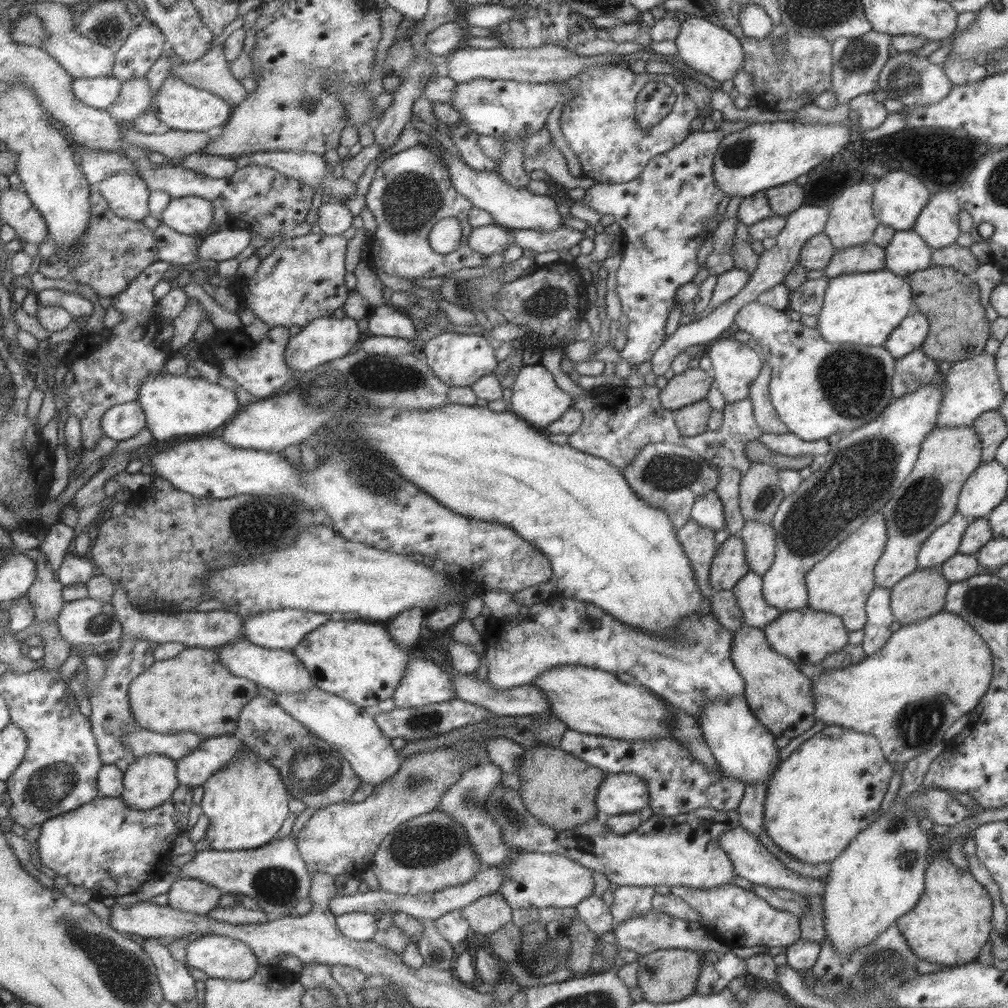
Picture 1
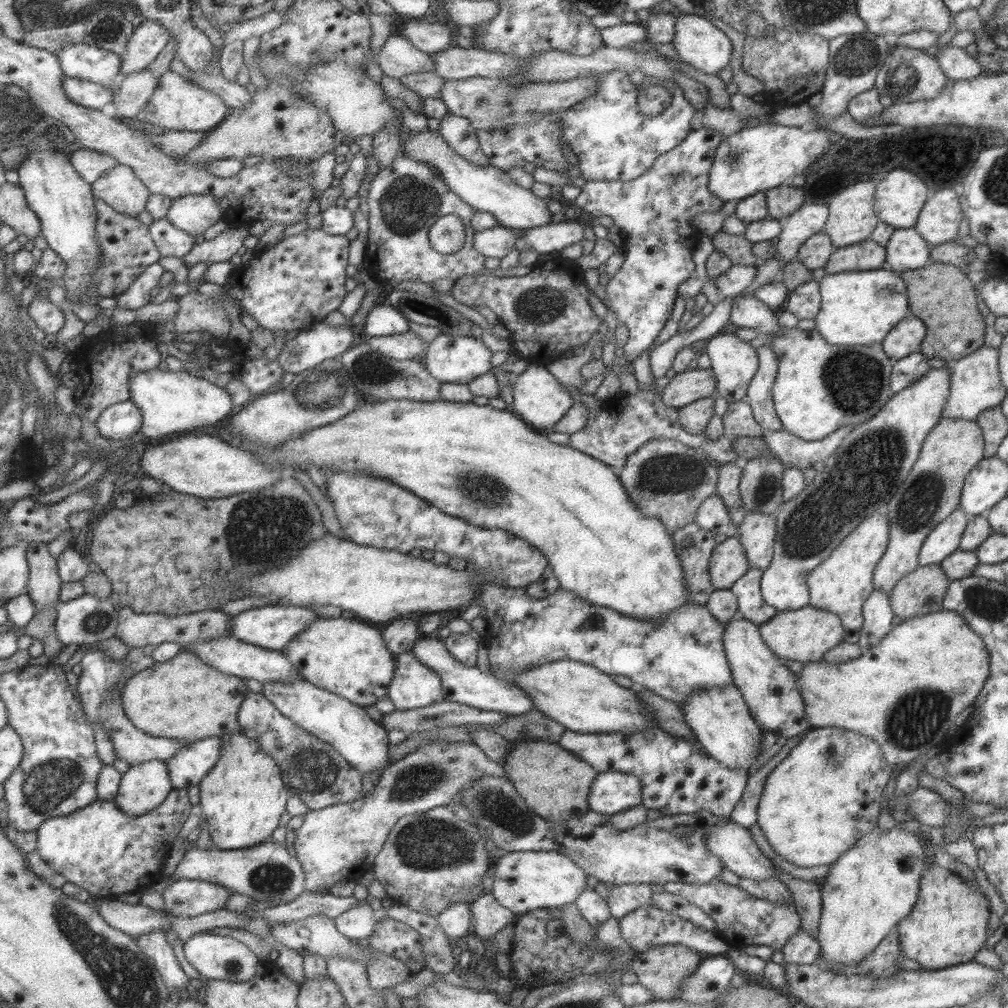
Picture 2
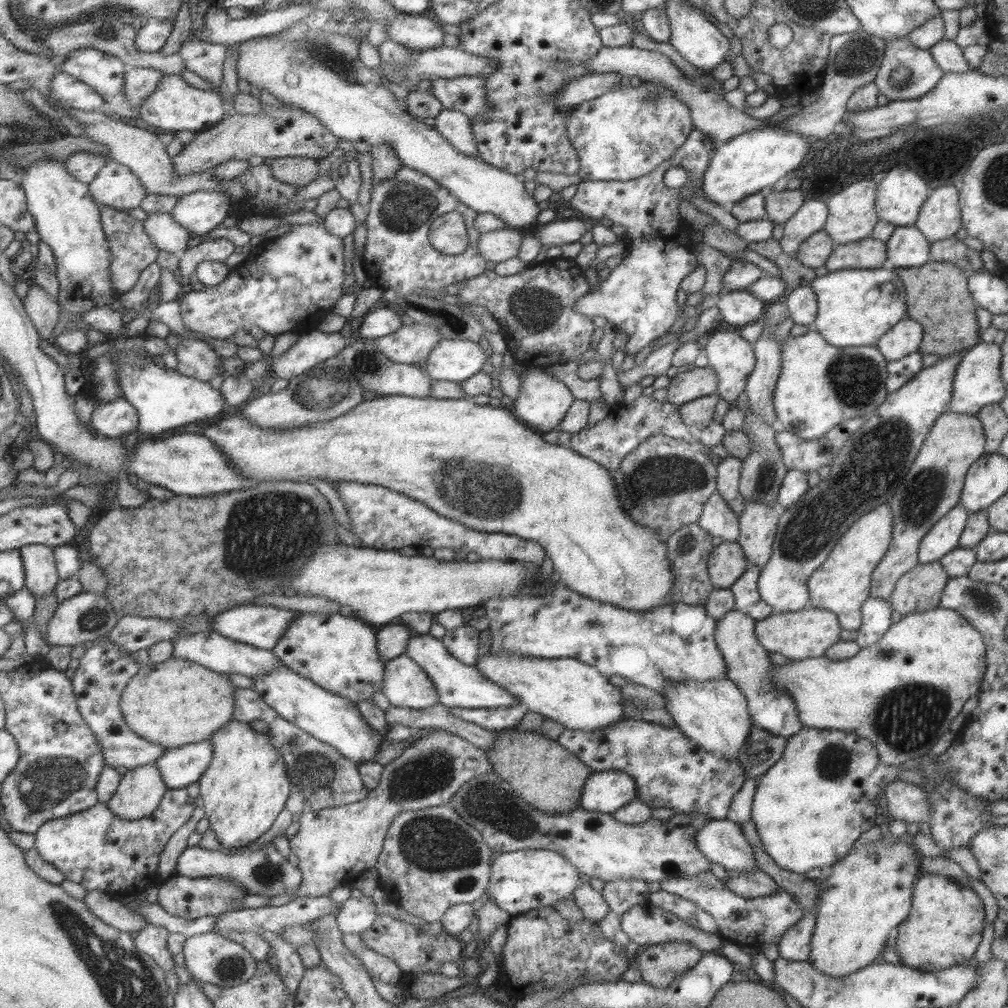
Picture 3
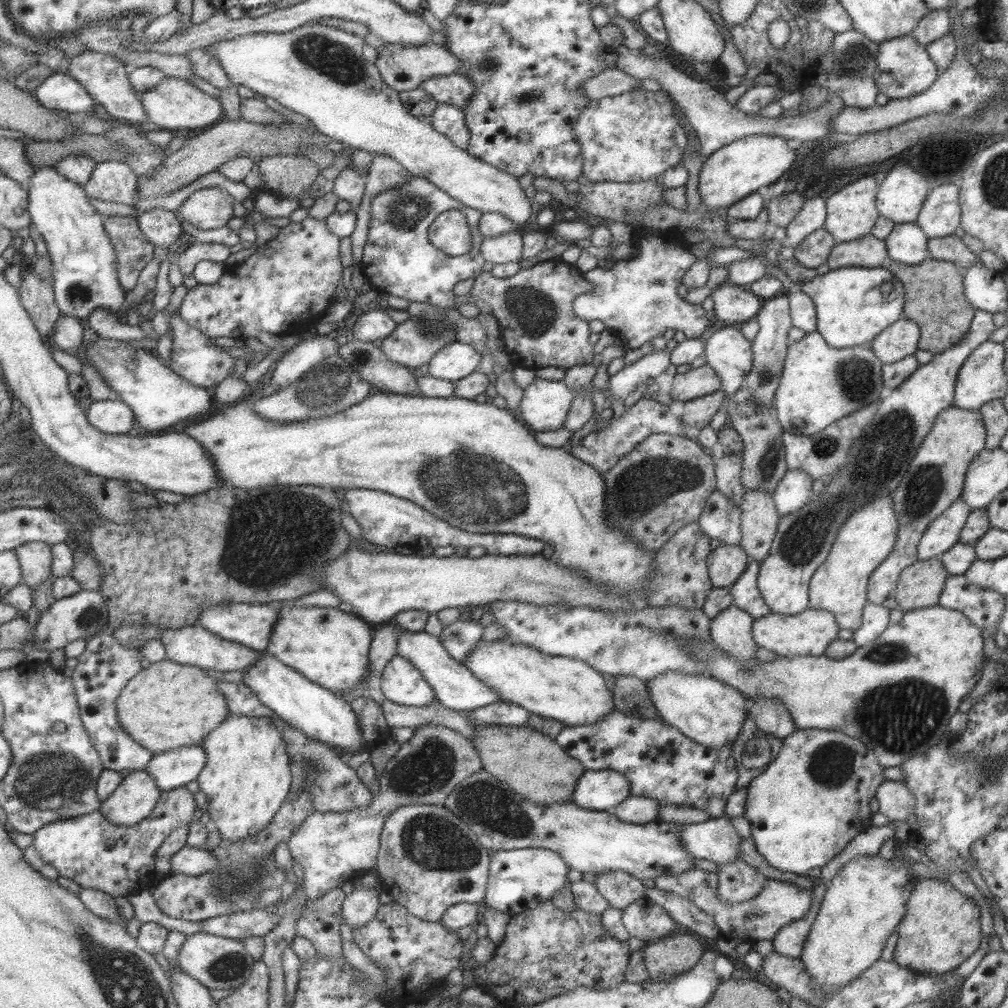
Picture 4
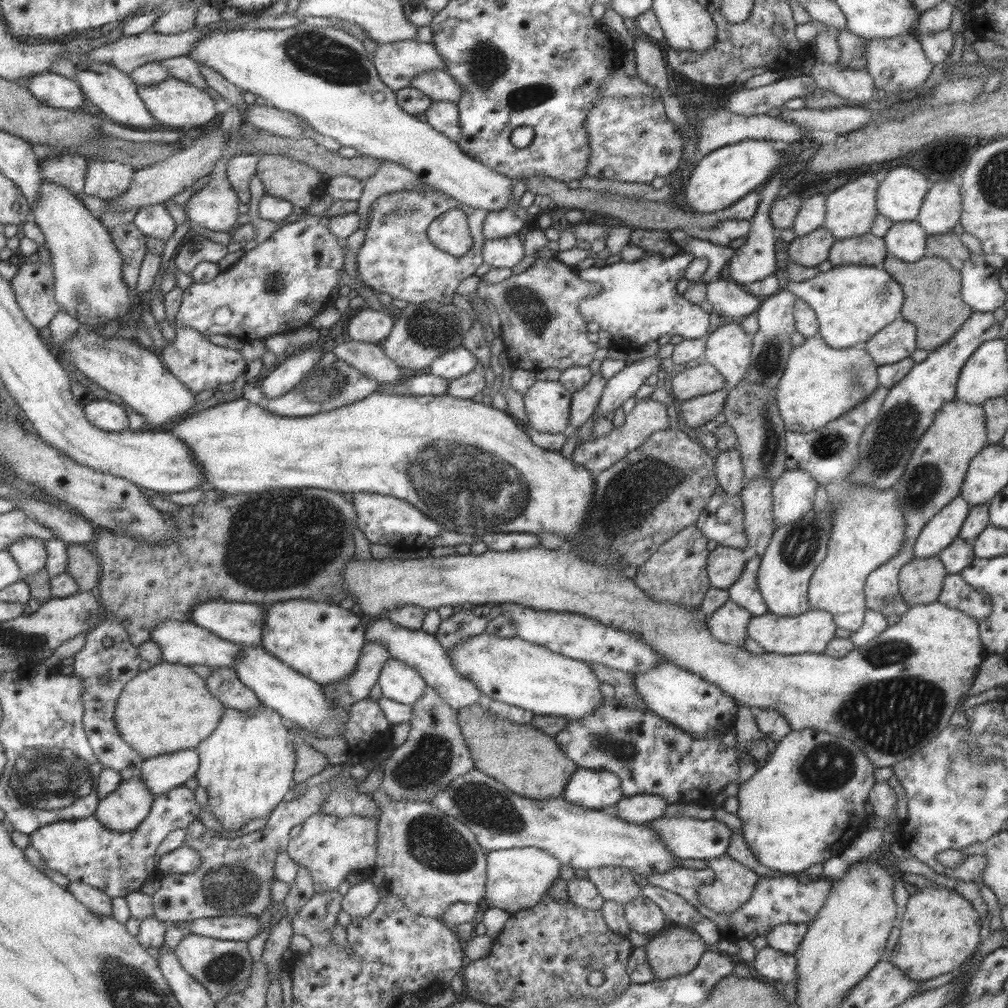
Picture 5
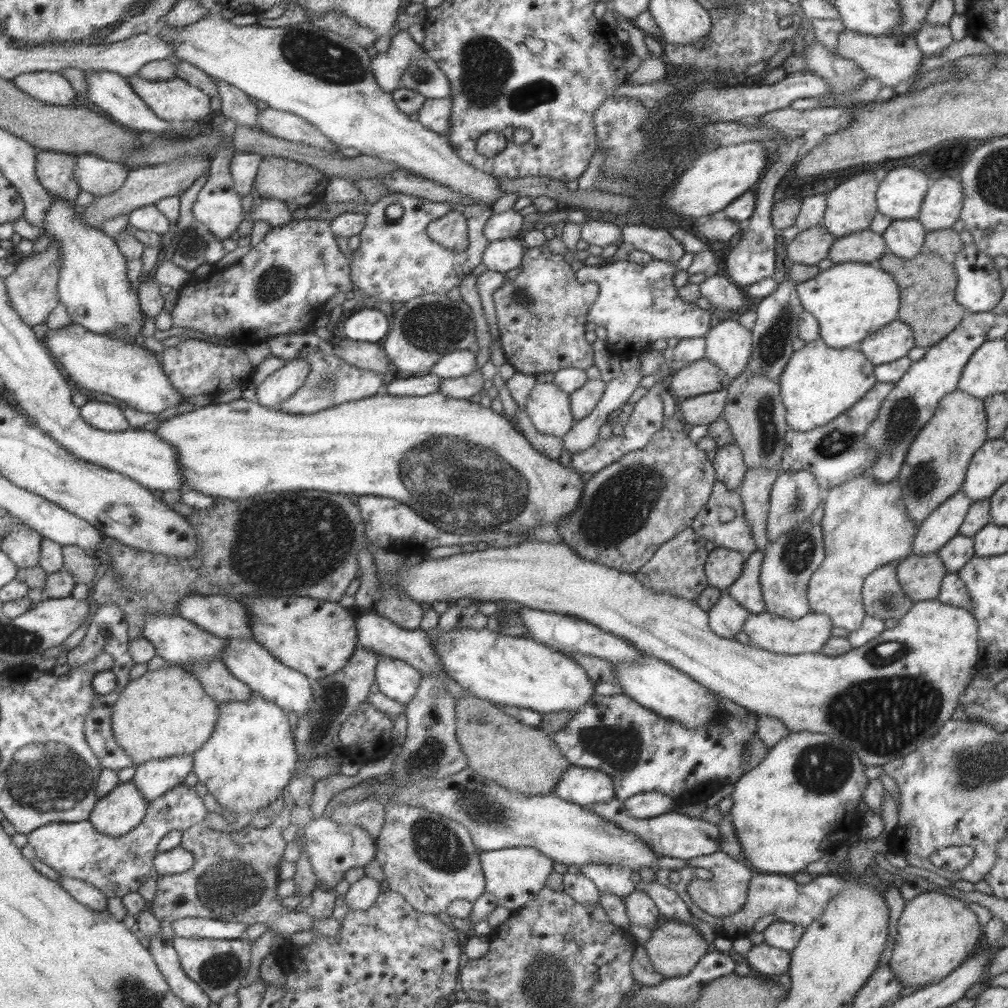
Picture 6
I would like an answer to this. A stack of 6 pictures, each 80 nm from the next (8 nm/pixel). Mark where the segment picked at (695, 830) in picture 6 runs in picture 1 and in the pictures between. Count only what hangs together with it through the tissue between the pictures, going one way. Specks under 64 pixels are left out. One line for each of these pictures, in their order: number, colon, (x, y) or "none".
1: (749, 859)
2: (730, 843)
3: (721, 841)
4: (714, 839)
5: (684, 837)

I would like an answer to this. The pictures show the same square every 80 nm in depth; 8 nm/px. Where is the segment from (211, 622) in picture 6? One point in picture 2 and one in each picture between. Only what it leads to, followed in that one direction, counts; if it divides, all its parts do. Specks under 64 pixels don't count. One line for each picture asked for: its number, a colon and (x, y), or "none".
2: (271, 626)
3: (258, 626)
4: (249, 625)
5: (240, 622)

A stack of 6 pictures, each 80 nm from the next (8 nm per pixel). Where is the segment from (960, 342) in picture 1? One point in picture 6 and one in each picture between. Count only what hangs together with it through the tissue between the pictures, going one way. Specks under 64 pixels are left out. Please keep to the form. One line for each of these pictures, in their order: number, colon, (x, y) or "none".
2: (941, 295)
3: (936, 292)
4: (934, 299)
5: (931, 287)
6: (927, 284)

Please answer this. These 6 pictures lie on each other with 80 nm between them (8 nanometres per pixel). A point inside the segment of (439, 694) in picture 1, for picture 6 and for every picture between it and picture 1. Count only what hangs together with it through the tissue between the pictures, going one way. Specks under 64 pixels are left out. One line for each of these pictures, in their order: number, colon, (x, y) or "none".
2: (413, 685)
3: (404, 684)
4: (400, 682)
5: (399, 682)
6: (396, 679)

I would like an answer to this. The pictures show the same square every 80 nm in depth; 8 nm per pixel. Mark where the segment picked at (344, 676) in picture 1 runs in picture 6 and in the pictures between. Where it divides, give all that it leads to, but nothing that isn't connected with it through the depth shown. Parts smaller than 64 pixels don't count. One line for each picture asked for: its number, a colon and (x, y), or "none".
2: (347, 657)
3: (337, 653)
4: (329, 647)
5: (320, 639)
6: (315, 637)

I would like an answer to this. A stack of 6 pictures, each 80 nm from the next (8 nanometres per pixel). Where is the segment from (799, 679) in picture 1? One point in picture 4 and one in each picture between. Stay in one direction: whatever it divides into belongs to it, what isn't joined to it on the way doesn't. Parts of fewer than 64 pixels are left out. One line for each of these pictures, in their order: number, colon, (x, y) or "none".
2: (768, 688)
3: (770, 708)
4: (730, 630)

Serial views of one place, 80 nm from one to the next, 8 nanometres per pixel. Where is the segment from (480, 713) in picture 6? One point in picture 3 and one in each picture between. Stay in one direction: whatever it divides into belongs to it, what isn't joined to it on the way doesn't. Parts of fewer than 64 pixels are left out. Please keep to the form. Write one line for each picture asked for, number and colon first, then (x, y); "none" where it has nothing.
3: (548, 777)
4: (531, 764)
5: (528, 762)

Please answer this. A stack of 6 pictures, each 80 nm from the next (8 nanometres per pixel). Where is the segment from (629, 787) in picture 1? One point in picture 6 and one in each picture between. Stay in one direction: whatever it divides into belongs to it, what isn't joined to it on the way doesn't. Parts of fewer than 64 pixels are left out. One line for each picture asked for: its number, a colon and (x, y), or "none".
2: (609, 792)
3: (603, 791)
4: (595, 789)
5: (594, 789)
6: (582, 786)

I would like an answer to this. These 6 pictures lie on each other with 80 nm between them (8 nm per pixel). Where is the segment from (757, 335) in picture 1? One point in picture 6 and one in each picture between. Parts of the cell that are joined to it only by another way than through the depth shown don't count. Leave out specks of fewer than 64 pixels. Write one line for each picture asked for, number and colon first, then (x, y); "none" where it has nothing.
2: (818, 387)
3: (819, 385)
4: (819, 384)
5: (818, 384)
6: (818, 383)

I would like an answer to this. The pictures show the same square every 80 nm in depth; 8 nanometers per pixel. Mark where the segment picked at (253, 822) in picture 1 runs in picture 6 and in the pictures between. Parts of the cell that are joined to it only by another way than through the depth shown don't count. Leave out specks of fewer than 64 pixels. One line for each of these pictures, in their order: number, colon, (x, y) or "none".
2: (242, 797)
3: (244, 787)
4: (247, 776)
5: (245, 766)
6: (248, 759)

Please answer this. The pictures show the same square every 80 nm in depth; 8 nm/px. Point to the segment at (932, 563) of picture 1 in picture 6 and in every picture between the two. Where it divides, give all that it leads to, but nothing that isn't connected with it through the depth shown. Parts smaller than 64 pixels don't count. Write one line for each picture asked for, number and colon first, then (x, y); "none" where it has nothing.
2: (944, 539)
3: (942, 537)
4: (943, 532)
5: (942, 529)
6: (942, 524)

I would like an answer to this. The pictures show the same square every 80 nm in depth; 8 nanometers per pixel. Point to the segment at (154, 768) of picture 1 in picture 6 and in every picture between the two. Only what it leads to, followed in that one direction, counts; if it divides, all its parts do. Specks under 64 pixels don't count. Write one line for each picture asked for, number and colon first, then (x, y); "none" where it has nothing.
2: (144, 786)
3: (141, 789)
4: (134, 801)
5: (124, 810)
6: (124, 808)

